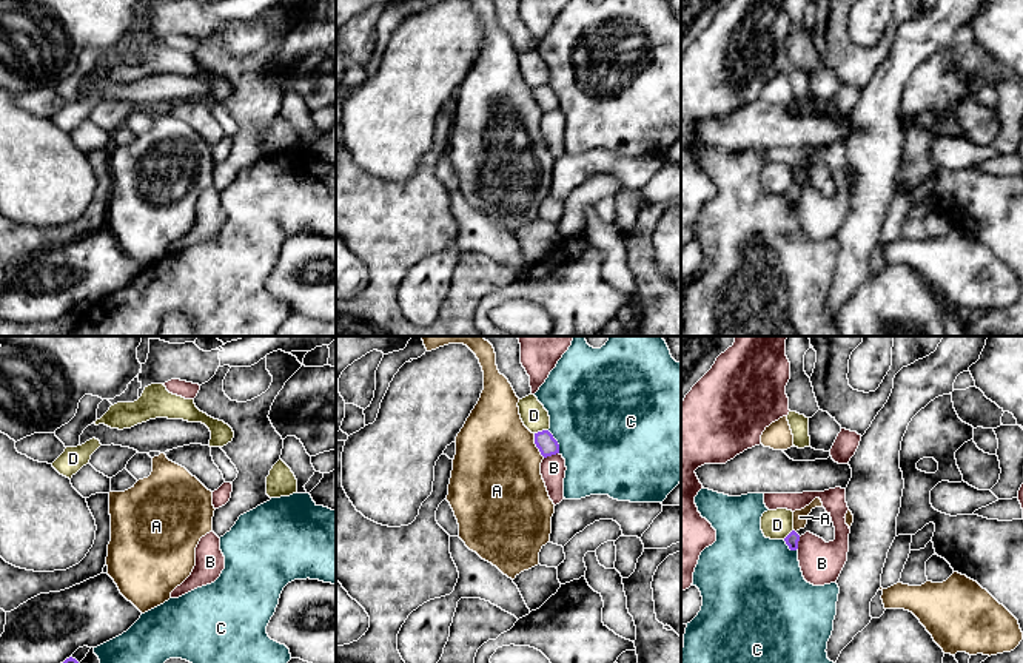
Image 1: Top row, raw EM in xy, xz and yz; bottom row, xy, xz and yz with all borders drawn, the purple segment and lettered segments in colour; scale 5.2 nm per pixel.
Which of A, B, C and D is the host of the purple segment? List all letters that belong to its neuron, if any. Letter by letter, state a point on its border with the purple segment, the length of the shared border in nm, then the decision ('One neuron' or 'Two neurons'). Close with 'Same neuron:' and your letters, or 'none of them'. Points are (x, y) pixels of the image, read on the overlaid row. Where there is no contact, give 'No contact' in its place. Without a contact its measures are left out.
A: Touches purple at xz (536, 446). Shared border 140 nm. Two neurons
B: Touches purple at xz (550, 455). Shared border 90 nm. Two neurons
C: Touches purple at xz (556, 441). Shared border 140 nm. Two neurons
D: Touches purple at xz (543, 430). Shared border 80 nm. Two neurons
Same neuron: none of them

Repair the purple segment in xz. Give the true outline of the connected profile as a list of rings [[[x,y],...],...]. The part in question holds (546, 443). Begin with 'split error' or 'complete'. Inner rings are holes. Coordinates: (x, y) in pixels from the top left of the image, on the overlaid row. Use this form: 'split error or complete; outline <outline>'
complete; outline [[[548,430],[535,433],[535,444],[544,458],[559,453],[559,444]]]

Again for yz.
split error; outline [[[815,507],[807,517],[807,524],[804,529],[800,530],[792,530],[786,538],[786,544],[789,546],[790,550],[798,549],[798,541],[800,537],[804,535],[806,532],[810,532],[820,538],[823,538],[826,543],[835,540],[835,527],[832,523],[832,518],[826,512],[824,507]]]

